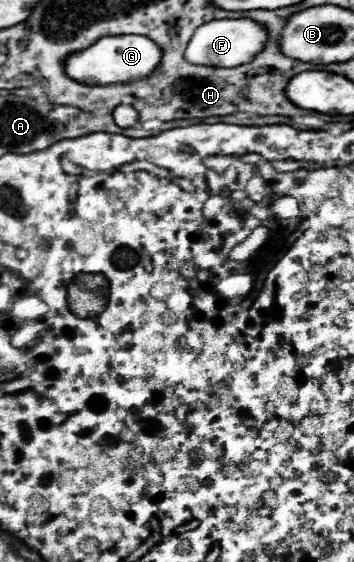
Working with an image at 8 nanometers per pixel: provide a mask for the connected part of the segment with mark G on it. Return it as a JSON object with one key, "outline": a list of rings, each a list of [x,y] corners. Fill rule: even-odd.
{"outline":[[[136,34],[106,36],[86,50],[78,54],[70,54],[70,58],[66,58],[66,74],[72,80],[88,86],[130,84],[150,76],[160,66],[160,62],[162,62],[162,48],[146,36],[136,36]]]}

